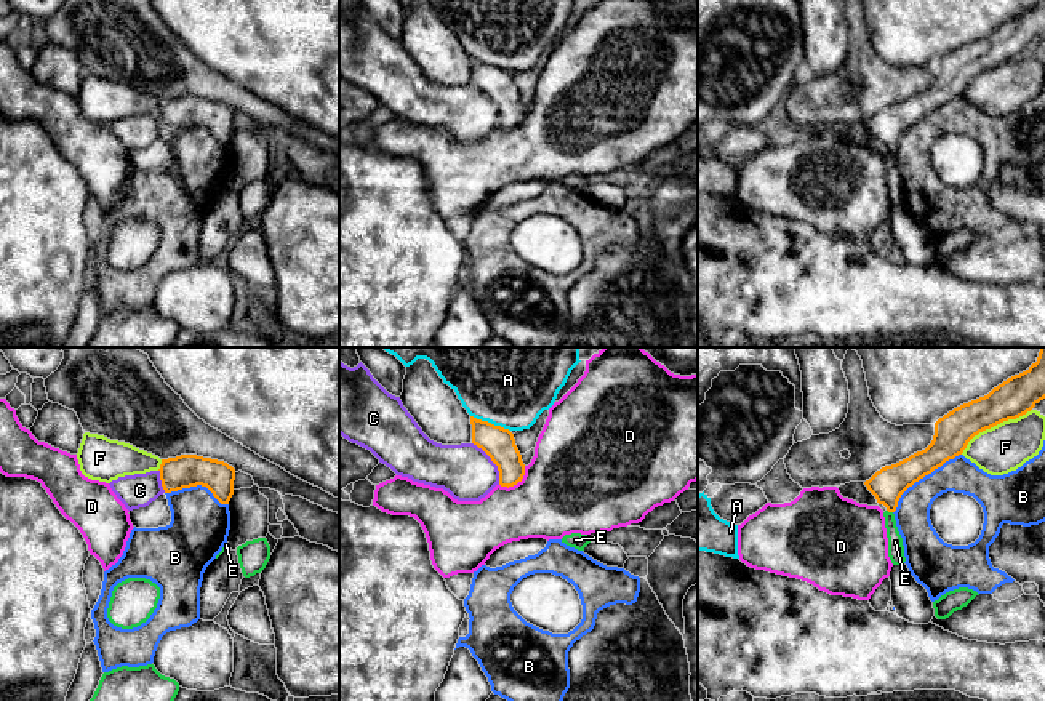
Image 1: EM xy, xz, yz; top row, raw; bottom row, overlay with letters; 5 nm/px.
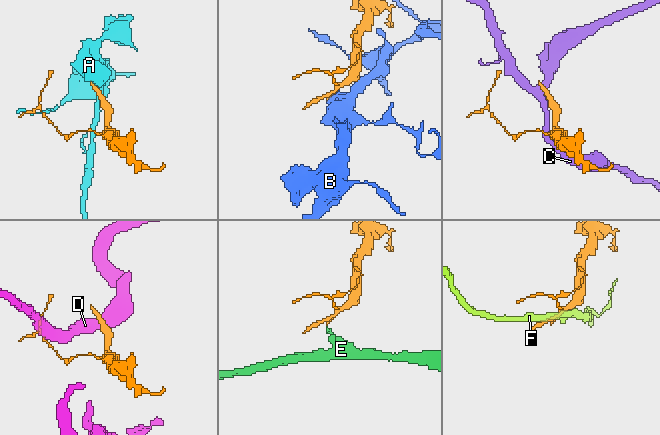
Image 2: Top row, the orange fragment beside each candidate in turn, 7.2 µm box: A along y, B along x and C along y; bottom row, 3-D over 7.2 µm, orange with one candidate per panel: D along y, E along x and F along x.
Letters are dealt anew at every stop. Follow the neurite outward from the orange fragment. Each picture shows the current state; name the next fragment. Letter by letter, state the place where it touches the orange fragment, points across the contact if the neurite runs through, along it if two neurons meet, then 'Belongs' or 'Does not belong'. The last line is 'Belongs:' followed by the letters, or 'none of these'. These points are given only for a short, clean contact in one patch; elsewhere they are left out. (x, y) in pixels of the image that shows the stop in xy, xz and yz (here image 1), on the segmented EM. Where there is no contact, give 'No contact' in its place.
A: Touches orange at xz (490, 423). Boundary: xz (471, 415), (509, 431). Does not belong
B: Touches orange at yz (922, 477). Does not belong
C: Touches orange at xz (493, 461). Does not belong
D: Touches orange at xz (516, 484). Does not belong
E: Touches orange at yz (890, 511). Boundary: yz (887, 509), (892, 512). Does not belong
F: Touches orange at yz (994, 424). Does not belong
Belongs: none of these

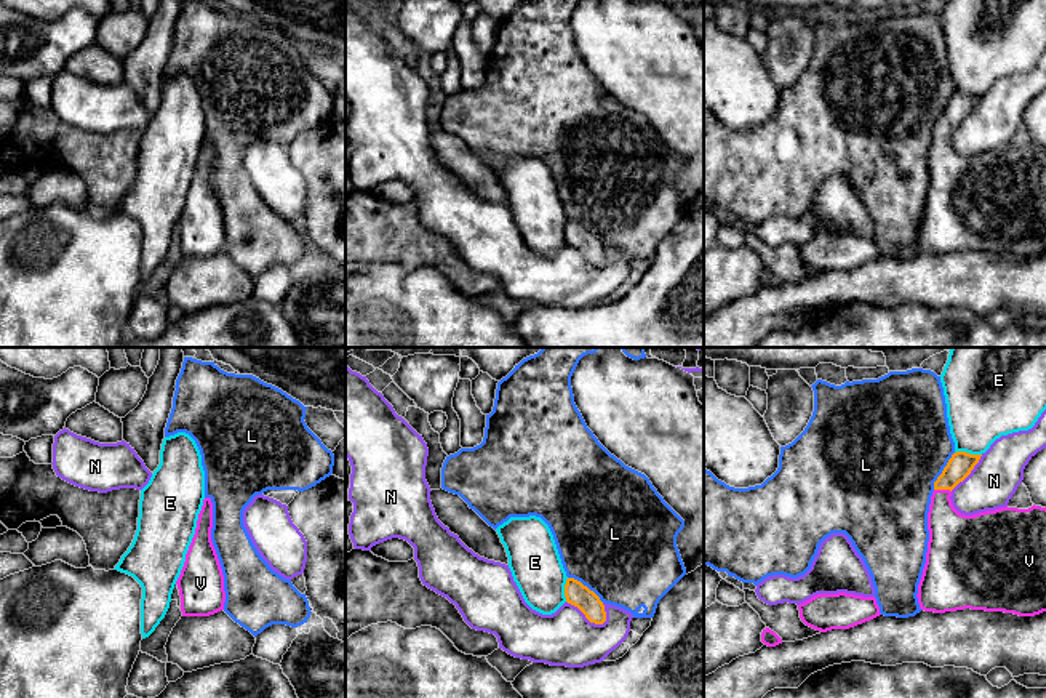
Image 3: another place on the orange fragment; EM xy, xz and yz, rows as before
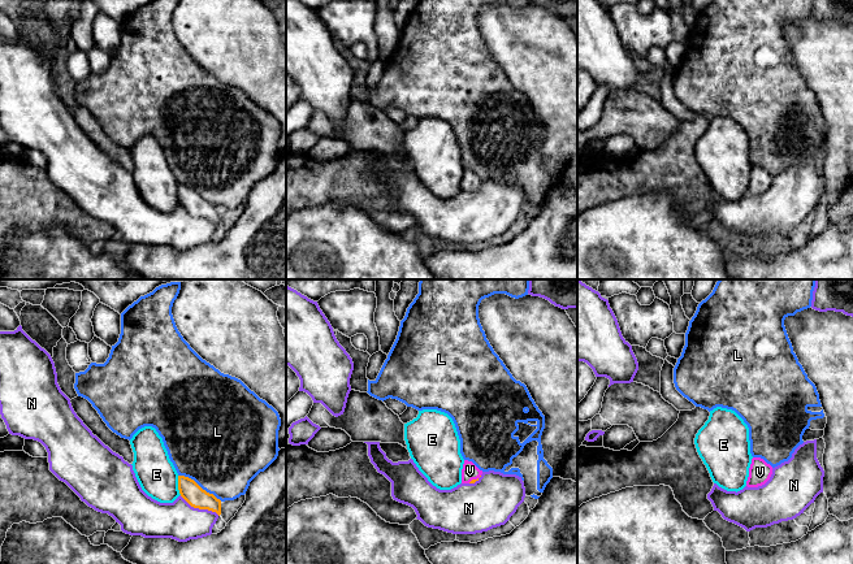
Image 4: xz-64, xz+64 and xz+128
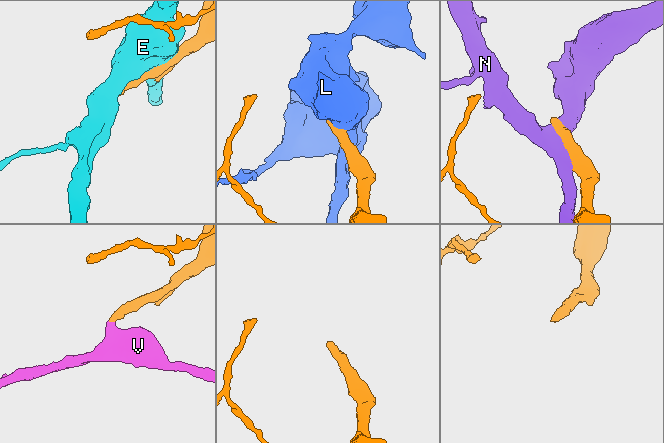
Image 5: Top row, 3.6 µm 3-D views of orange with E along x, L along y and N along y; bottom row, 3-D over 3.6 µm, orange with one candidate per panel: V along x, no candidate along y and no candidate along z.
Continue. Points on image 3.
E: Touches orange at yz (968, 453). Does not belong
L: Touches orange at yz (942, 471). Boundary: yz (954, 452), (933, 489). Does not belong
N: Touches orange at xz (587, 618). Does not belong
V: Touches orange at yz (942, 489). Belongs
Belongs: V

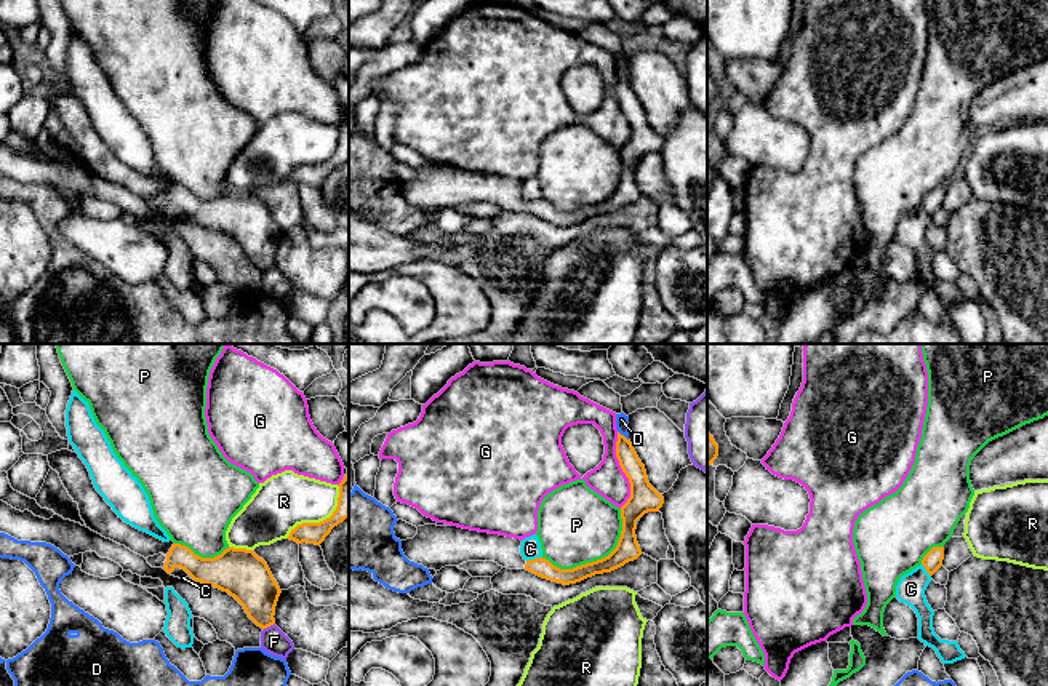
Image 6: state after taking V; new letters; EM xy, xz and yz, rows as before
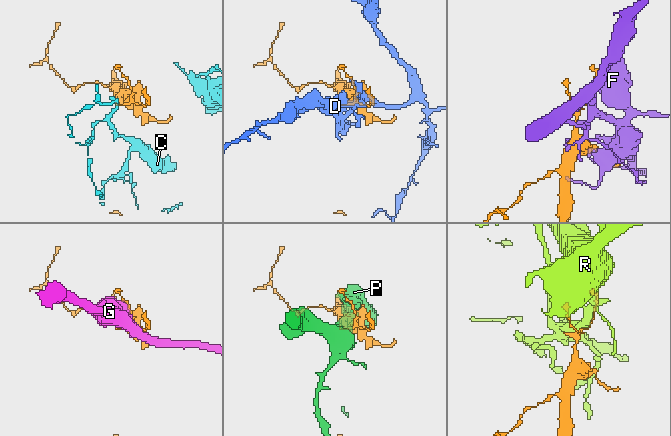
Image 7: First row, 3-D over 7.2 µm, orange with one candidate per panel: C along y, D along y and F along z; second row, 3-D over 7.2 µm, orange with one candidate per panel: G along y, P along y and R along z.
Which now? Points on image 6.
C: Touches orange at xz (535, 558). Boundary: xz (541, 555), (527, 562). Does not belong
D: Touches orange at xz (623, 435). Does not belong
F: Touches orange at xy (268, 626). Does not belong
G: Touches orange at xz (623, 470). Does not belong
P: Touches orange at xz (597, 560). Does not belong
R: Touches orange at xy (324, 520). Does not belong
Belongs: none of these

